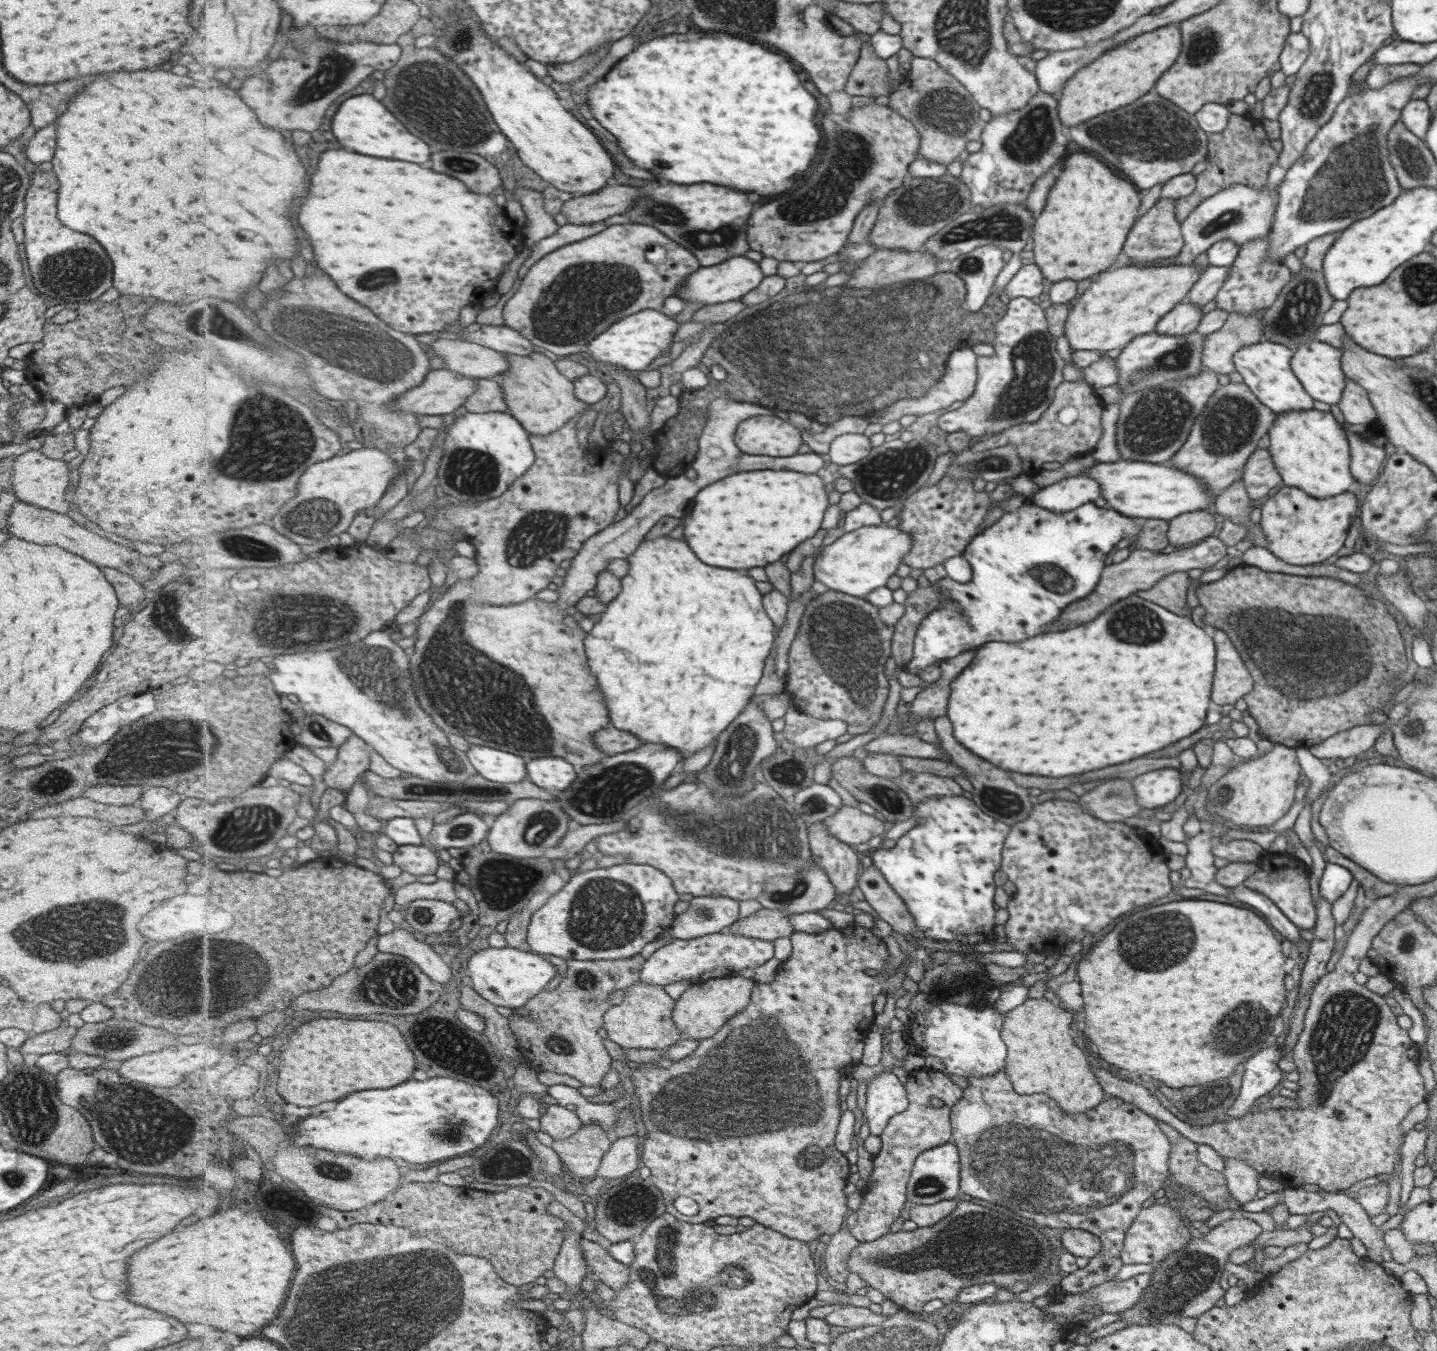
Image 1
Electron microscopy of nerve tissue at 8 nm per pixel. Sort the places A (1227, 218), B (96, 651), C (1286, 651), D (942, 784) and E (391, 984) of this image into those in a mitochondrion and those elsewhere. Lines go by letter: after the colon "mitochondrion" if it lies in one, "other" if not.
A: mitochondrion
B: other
C: mitochondrion
D: other
E: mitochondrion

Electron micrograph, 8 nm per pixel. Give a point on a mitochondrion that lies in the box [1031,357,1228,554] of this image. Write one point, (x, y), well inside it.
(1156, 420)

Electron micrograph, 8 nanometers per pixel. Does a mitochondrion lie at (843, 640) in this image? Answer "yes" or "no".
yes

